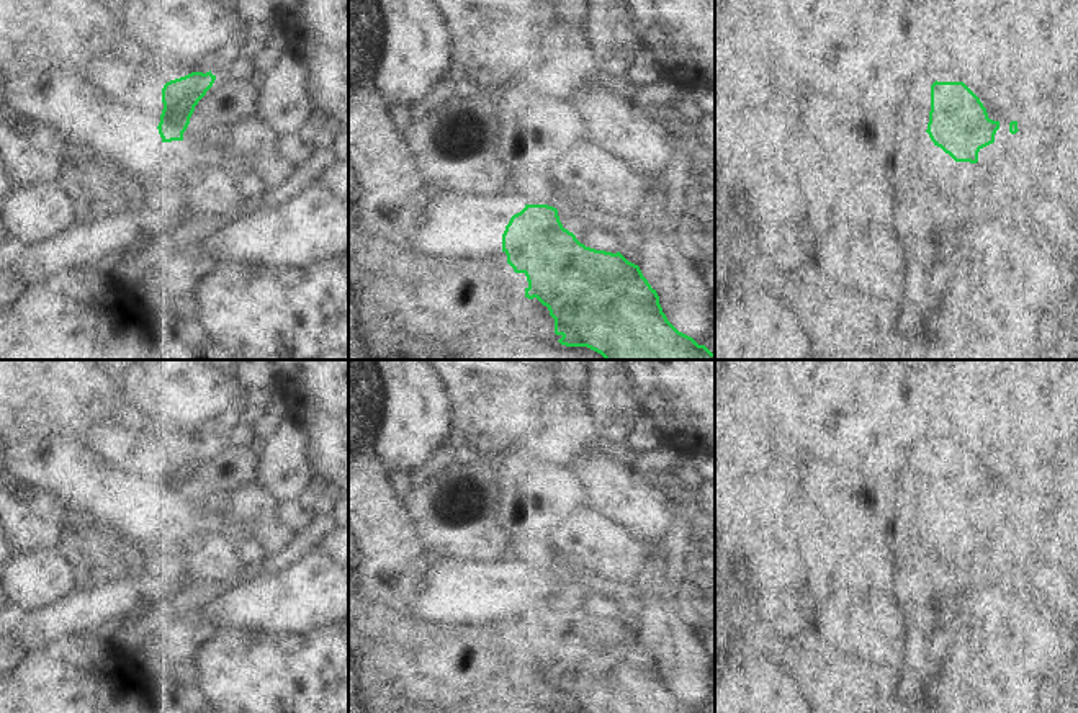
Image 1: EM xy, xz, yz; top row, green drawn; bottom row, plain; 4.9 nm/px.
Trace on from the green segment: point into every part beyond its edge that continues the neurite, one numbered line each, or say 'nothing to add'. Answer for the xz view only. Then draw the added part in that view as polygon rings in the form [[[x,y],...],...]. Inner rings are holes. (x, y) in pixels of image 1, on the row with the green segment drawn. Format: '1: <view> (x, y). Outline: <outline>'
nothing to add

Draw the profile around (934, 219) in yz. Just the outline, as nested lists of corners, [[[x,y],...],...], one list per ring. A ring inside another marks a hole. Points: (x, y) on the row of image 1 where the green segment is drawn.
[[[944,196],[914,217],[923,240],[932,234],[945,234],[950,221],[952,196]]]

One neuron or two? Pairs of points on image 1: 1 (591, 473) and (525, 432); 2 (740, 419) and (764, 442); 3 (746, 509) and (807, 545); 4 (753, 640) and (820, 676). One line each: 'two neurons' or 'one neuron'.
1: two neurons
2: one neuron
3: two neurons
4: two neurons

